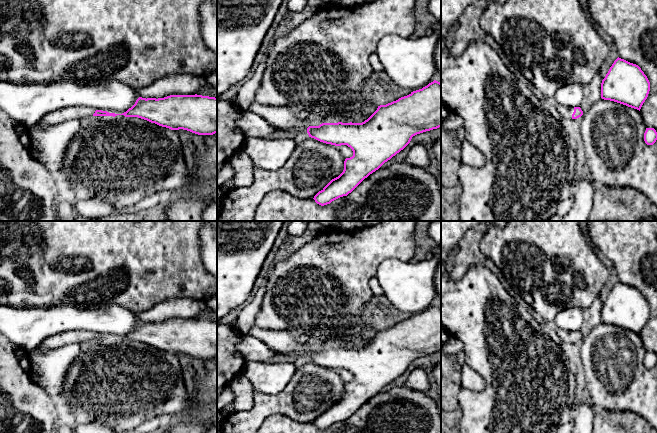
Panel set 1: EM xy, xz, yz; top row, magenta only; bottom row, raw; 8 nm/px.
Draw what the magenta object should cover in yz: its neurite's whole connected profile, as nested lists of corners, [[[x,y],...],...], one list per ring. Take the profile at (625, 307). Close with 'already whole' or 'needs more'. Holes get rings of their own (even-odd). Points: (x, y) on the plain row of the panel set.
[[[617,282],[601,307],[601,322],[640,335],[648,321],[650,306],[641,292]]]; already whole

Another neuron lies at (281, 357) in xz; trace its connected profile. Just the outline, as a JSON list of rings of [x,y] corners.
[[[277,351],[277,358],[272,363],[284,363],[284,362],[294,363],[295,360],[296,360],[295,356],[287,355],[287,354],[284,354],[283,352],[281,352],[281,351]]]

